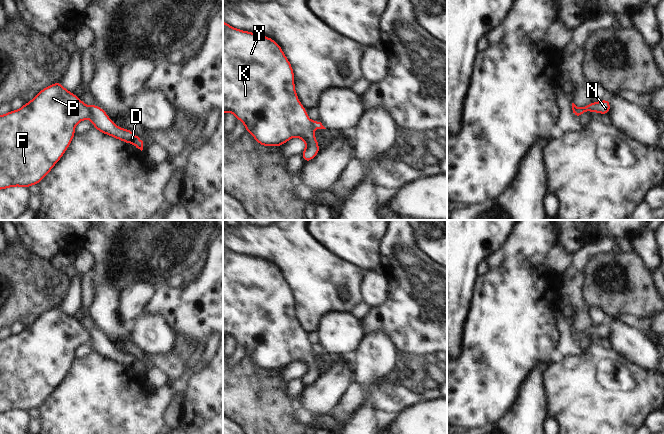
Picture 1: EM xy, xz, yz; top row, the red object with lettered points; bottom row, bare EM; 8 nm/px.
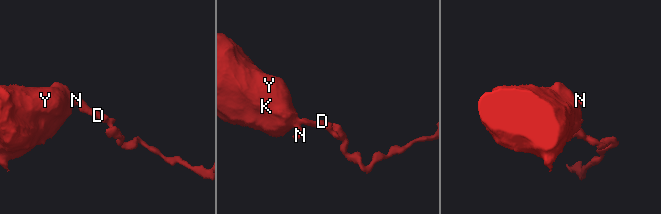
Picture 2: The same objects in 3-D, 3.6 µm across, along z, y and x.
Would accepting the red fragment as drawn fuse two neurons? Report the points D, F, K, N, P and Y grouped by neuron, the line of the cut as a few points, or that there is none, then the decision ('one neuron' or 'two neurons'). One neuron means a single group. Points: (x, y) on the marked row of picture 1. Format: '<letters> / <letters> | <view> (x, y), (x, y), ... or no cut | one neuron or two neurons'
D / F K N P Y | xy (87, 107), (90, 117) | two neurons

